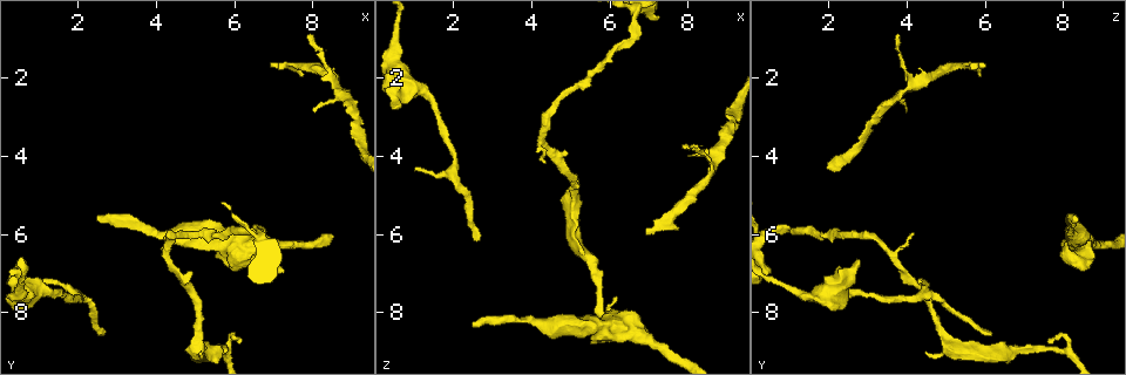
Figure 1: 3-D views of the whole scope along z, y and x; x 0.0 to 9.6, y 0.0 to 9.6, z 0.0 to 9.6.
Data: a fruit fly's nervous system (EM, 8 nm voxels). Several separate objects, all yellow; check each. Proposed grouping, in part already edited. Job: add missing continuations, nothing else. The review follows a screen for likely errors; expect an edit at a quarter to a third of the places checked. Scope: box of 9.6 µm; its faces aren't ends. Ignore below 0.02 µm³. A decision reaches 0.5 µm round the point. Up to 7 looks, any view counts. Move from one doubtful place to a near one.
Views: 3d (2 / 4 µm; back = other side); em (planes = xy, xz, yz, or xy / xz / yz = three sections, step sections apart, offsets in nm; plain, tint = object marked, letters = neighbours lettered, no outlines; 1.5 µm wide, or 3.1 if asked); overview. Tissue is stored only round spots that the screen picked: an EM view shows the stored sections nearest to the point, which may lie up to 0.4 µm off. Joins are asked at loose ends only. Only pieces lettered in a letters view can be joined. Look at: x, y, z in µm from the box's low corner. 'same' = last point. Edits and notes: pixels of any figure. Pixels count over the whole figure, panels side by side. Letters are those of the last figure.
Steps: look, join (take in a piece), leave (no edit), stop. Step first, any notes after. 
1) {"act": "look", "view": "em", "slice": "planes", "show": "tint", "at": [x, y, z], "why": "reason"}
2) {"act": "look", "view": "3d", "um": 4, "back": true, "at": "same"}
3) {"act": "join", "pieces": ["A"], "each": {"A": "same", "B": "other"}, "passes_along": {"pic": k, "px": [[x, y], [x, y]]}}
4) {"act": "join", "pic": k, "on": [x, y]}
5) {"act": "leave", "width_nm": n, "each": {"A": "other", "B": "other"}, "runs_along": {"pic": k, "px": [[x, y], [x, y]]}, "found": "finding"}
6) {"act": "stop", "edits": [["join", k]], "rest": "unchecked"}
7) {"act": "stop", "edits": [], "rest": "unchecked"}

{"act": "look", "view": "3d", "um": 2, "at": [1.10, 7.25, 4.25], "why": "free end"}

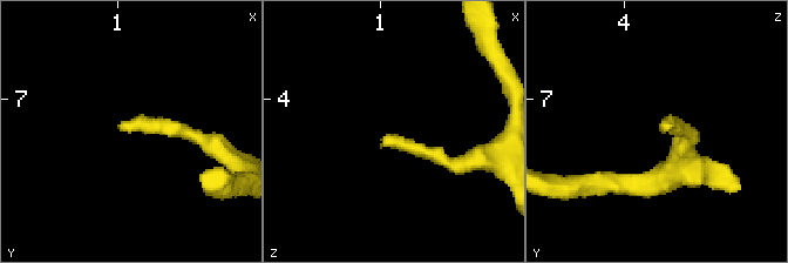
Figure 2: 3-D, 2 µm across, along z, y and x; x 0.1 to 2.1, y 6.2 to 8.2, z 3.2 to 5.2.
{"act": "look", "view": "em", "slice": "planes", "show": "tint", "at": [1.04, 7.24, 4.30]}

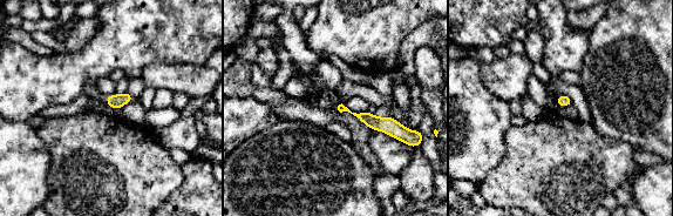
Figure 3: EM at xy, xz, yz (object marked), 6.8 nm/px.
{"act": "look", "view": "em", "slice": "planes", "show": "letters", "at": "same"}

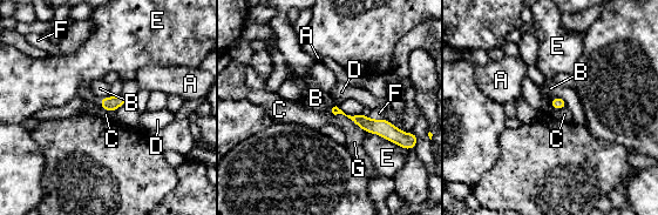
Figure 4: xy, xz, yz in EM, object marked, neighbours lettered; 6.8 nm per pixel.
{"act": "leave", "each": {"A": "other", "B": "other", "C": "other", "D": "other", "E": "other", "F": "other", "G": "other"}, "found": "no lettered piece goes on from it"}

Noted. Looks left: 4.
{"act": "look", "view": "em", "slice": "planes", "show": "letters", "at": [4.35, 6.00, 4.20], "why": "thin end"}

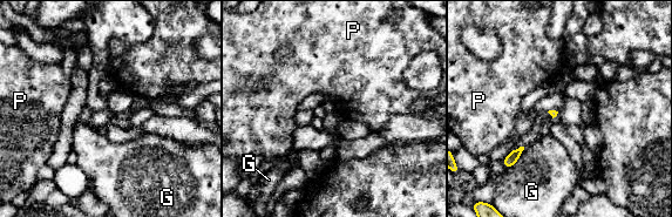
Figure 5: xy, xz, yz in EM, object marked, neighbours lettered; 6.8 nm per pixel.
{"act": "leave", "each": {"G": "other", "P": "other"}, "border": {"pic": 5, "px": [[524, 147], [520, 157], [506, 169]]}, "found": "none of them fits"}

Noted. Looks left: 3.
{"act": "look", "view": "em", "slice": "yz", "step": 4, "show": "letters", "at": [2.40, 5.65, 8.45], "why": "branch stops here"}

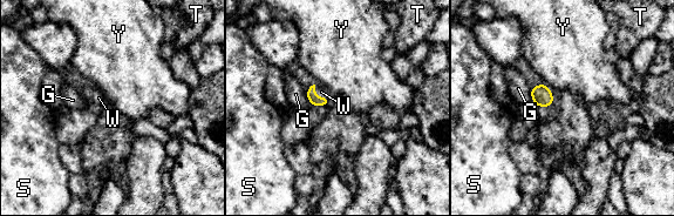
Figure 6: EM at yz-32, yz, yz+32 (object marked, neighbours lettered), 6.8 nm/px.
{"act": "look", "view": "em", "slice": "planes", "show": "letters", "at": "same"}

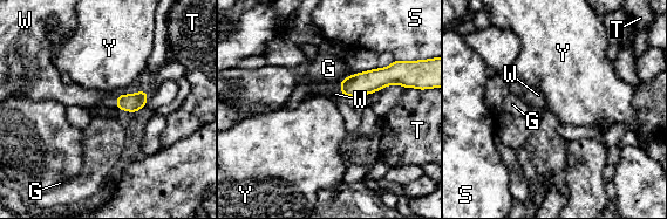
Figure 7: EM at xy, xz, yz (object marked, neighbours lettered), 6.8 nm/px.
{"act": "join", "pieces": ["W"], "each": {"G": "other", "S": "other", "T": "other", "W": "same", "Y": "other"}, "found": "the cell continues"}

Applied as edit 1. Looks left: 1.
{"act": "stop", "edits": [["join", 7]], "rest": "unchecked"}

